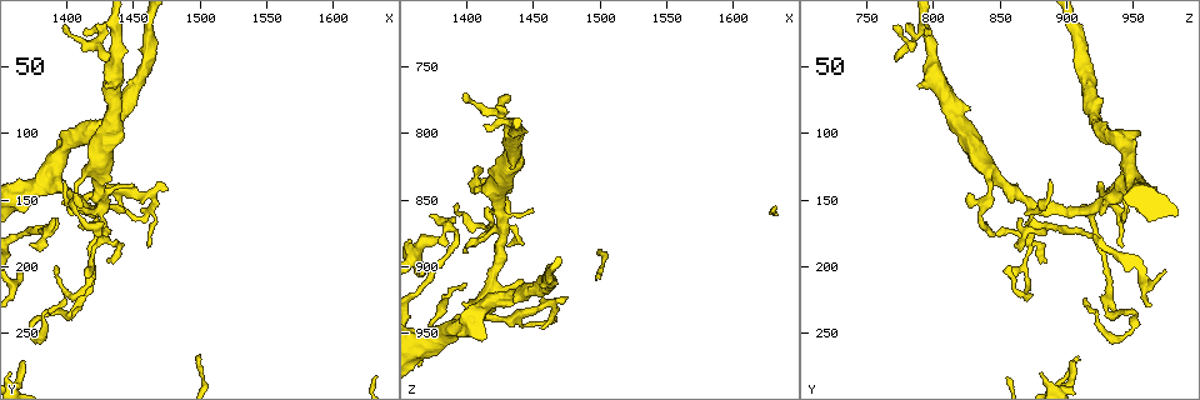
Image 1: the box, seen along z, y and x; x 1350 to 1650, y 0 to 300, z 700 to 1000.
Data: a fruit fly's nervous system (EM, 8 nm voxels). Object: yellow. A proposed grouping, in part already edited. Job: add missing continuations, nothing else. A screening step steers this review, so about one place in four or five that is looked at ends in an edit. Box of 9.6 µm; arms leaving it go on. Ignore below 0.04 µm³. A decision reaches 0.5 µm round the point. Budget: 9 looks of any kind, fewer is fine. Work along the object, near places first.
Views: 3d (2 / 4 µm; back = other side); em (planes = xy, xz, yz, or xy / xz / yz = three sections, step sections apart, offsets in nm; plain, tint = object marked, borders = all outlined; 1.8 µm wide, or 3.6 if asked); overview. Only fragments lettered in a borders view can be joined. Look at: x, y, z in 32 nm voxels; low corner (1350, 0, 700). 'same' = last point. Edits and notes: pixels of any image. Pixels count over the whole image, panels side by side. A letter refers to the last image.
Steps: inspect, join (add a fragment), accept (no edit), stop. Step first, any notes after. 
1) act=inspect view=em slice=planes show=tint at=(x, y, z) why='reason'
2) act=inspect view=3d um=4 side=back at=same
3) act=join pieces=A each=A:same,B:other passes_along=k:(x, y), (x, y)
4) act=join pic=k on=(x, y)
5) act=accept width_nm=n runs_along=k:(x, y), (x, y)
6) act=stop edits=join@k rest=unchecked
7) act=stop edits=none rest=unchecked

act=inspect view=em slice=xy step=16 show=borders at=(1430, 196, 884) why='thin end'

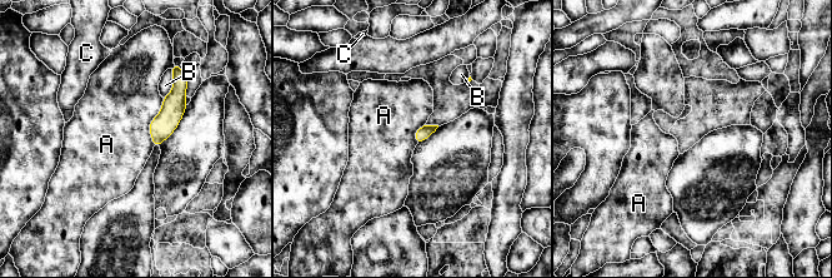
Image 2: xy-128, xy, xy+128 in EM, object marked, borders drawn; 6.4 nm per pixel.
act=accept longest_contact=A:320nm each=A:other,B:other,C:other found='no lettered fragment goes on from it'

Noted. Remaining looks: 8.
act=inspect view=3d um=4 at=(1374, 182, 860) why='thin end'

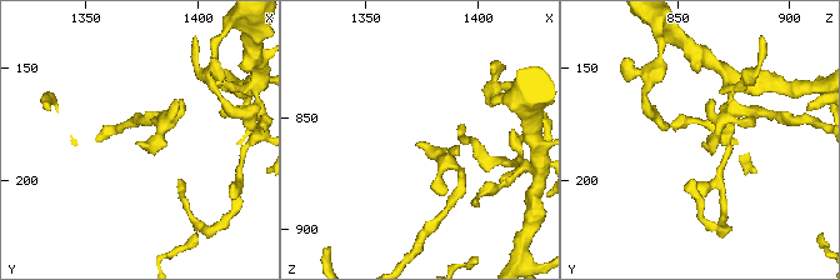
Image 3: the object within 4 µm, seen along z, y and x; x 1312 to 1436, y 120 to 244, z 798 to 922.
act=inspect view=em um=3.6 slice=xz step=8 show=borders at=(1374, 183, 860) why='now the EM'

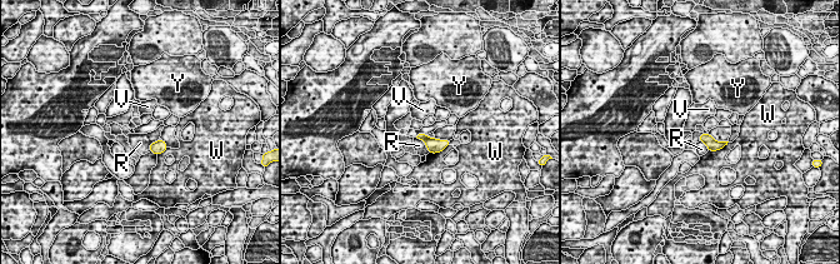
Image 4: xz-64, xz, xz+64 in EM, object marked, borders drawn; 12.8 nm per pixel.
act=inspect view=em um=3.6 slice=planes show=borders at=same why='cut it another way'

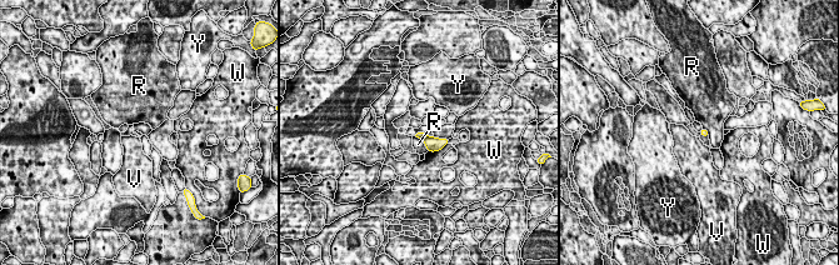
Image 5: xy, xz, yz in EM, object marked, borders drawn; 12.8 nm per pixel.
act=accept width_nm=90 each=R:other,V:other,W:other,Y:other border=5:(414, 135), (423, 140), (428, 150) found='none of them fits'

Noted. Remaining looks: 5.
act=inspect view=3d um=2 at=(1414, 100, 954) why='free end'

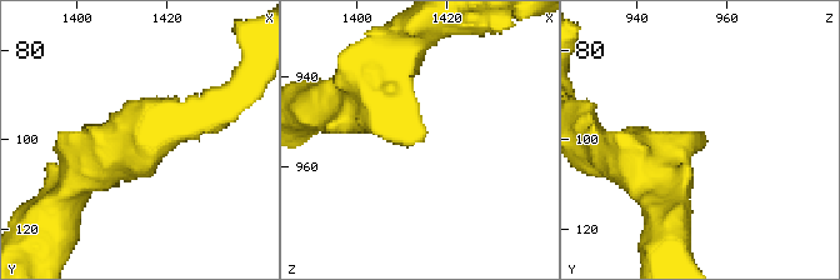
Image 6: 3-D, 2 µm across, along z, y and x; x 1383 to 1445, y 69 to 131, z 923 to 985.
act=inspect view=em slice=planes show=borders at=(1415, 99, 952)

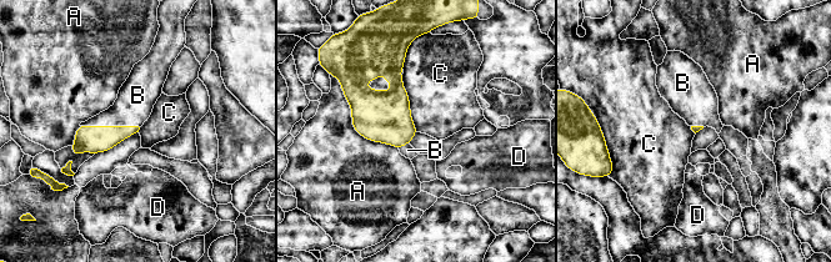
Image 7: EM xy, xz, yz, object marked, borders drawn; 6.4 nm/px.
act=join pieces=B longest_contact=A:550nm each=A:other,B:same,C:other,D:other found='the neuron continues'

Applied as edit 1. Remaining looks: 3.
act=inspect view=em slice=planes show=borders at=(1400, 22, 770) why='thin end'

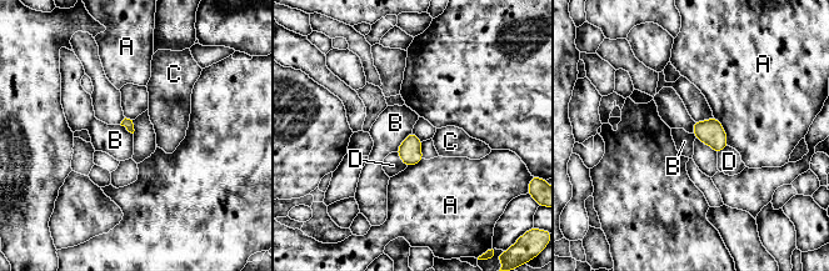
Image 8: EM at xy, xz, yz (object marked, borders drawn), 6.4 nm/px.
act=accept each=A:other,B:other,C:other,D:other border=8:(411, 131), (395, 151) found='none of them fits'

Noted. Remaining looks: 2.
act=stop edits=join@7 rest=unchecked

